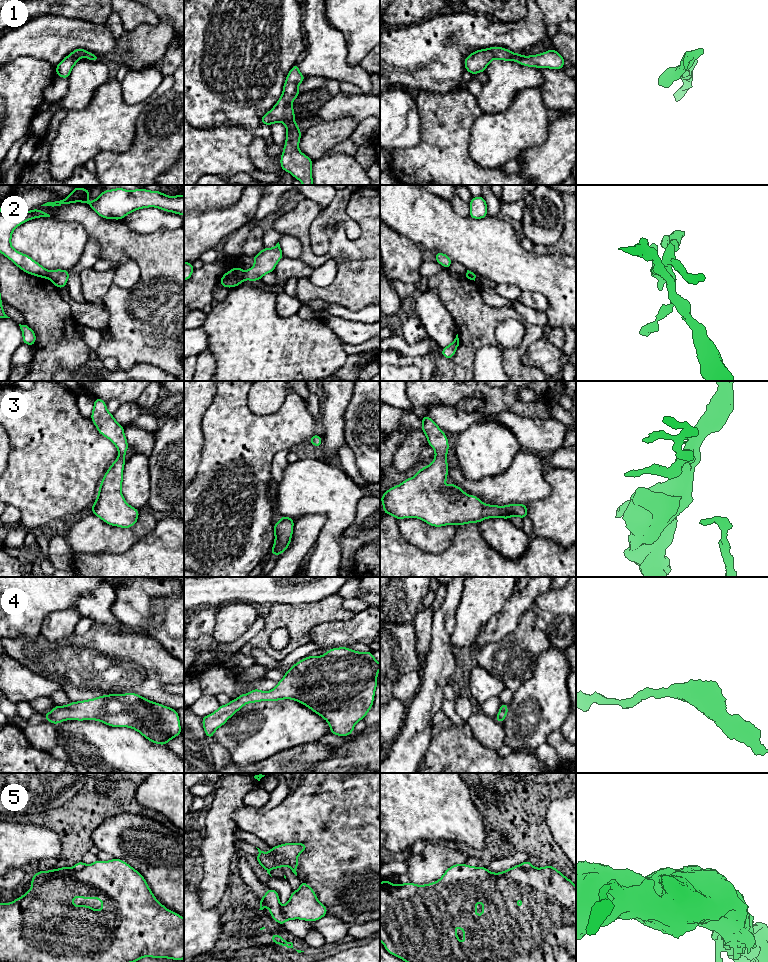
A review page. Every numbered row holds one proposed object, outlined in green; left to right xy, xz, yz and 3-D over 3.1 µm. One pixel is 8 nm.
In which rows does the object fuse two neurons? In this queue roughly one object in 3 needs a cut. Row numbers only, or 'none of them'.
2, 5

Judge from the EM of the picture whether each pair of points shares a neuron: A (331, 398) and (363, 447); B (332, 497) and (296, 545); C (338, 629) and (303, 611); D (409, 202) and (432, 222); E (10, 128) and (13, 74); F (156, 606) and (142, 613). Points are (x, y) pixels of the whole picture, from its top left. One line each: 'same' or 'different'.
A: different
B: different
C: different
D: same
E: same
F: different

